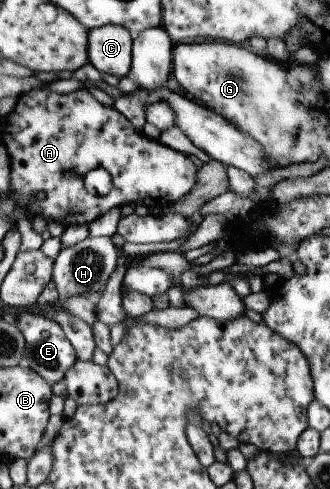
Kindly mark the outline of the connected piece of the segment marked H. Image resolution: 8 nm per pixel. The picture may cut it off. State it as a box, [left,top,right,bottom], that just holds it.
[52,236,121,299]

